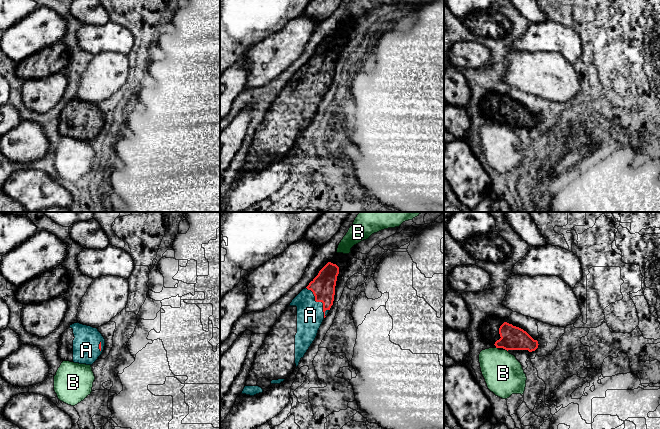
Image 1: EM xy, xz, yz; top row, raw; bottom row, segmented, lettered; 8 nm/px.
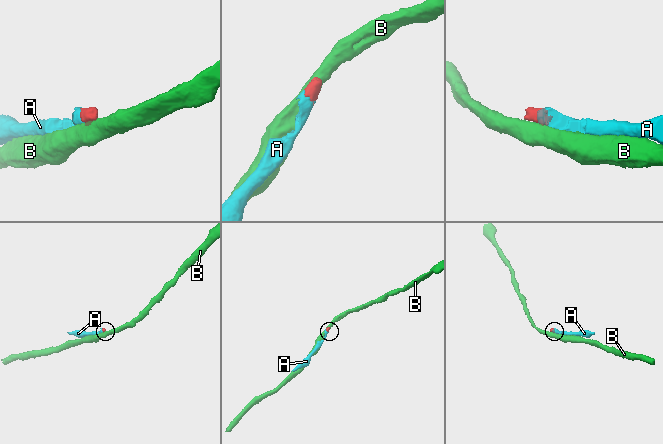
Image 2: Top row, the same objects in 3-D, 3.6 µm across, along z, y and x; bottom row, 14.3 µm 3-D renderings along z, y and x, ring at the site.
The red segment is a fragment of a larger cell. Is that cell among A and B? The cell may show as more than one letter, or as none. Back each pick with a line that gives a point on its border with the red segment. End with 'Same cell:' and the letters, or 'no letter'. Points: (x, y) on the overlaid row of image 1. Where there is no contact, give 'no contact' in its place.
A: contact xz (319, 301)
Same cell: A

